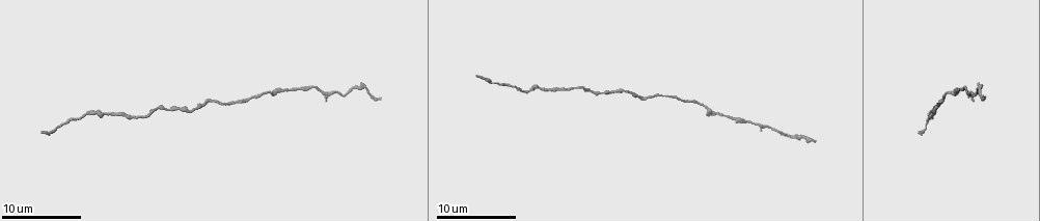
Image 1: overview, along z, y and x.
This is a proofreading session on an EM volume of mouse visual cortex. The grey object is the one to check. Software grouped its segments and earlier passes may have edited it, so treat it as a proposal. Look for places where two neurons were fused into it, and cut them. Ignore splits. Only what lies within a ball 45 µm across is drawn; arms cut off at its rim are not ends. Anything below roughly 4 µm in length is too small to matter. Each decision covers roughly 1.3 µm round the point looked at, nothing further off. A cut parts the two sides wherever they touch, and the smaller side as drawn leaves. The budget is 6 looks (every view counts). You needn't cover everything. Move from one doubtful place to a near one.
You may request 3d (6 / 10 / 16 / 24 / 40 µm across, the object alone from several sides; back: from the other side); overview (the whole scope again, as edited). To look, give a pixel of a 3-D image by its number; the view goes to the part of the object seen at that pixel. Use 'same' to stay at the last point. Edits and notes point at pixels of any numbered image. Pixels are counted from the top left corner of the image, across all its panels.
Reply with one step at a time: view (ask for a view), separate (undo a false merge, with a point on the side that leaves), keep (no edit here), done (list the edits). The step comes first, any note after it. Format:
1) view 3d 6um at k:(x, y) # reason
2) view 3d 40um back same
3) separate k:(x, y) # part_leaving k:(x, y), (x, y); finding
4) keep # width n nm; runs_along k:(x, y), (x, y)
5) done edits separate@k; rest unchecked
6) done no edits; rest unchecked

view 3d 16um at 1:(91, 112) # thick turns thin

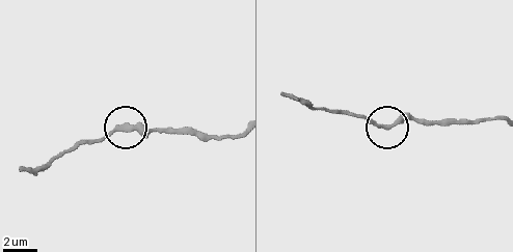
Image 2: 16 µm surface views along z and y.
view 3d 6um at 2:(117, 128) # closer look

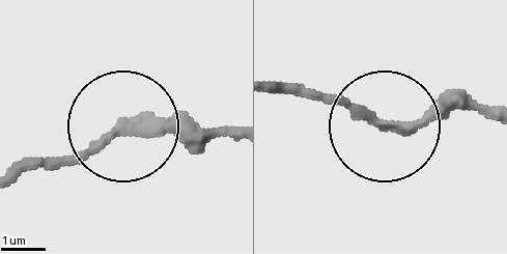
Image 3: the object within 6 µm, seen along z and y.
keep # runs_along 3:(489, 108), (445, 104), (377, 126), (277, 89); all the same neuron

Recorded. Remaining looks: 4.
view 3d 10um at 1:(964, 89) # thin neck

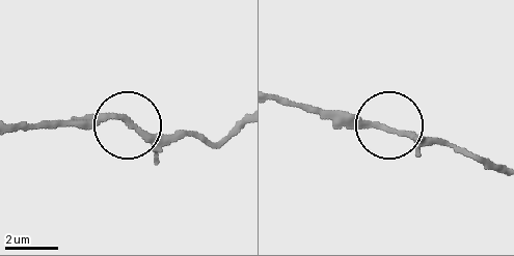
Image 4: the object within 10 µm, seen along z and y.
keep # width 200 nm; runs_along 4:(275, 96), (447, 141); one neuron here

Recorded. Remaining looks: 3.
view 3d 6um at 1:(601, 92) # thin neck

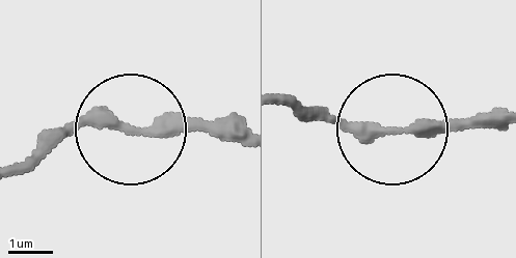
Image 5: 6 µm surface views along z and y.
keep # runs_along 5:(242, 132), (108, 132), (74, 120), (33, 150); continuous, no second neuron

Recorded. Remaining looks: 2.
done no edits; rest unchecked

